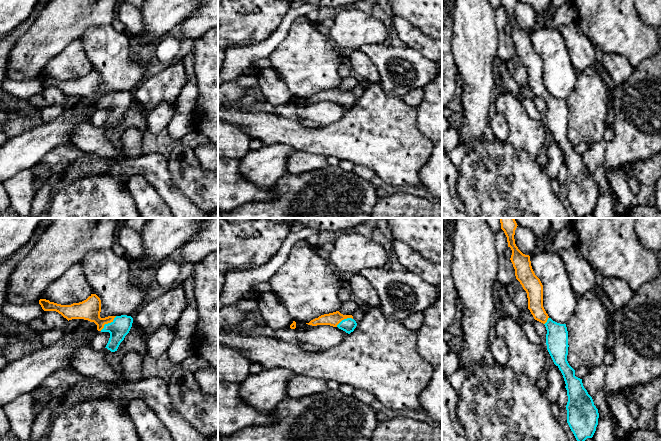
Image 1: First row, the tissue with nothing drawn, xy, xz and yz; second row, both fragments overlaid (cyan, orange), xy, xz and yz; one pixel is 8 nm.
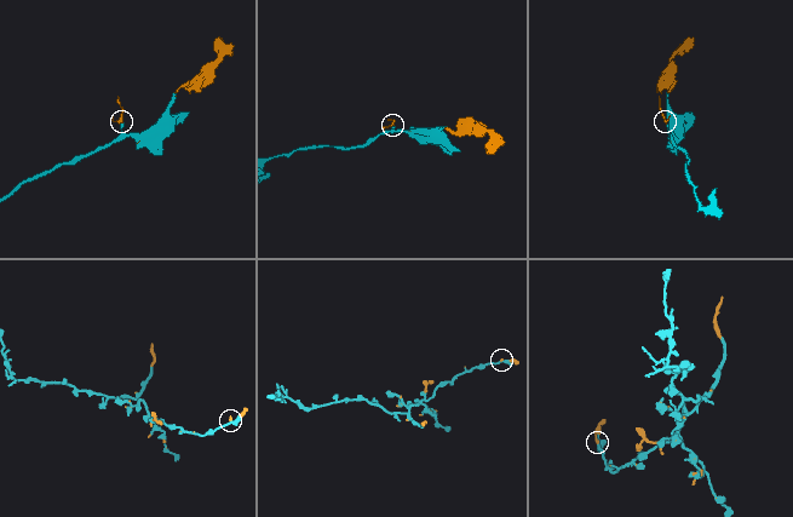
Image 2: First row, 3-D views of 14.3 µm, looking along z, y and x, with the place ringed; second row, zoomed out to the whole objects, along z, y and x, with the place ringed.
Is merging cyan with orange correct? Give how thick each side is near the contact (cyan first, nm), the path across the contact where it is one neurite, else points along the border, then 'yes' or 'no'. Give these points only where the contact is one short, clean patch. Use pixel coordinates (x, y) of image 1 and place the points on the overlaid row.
calibres 160 and 170 nm; yes

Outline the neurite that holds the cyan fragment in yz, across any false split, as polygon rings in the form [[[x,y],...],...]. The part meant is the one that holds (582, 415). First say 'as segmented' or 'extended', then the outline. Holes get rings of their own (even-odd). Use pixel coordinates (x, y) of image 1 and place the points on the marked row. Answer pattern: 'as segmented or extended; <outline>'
extended; [[[500,218],[500,223],[507,237],[508,247],[512,250],[510,260],[516,279],[527,293],[528,309],[535,320],[545,325],[547,350],[563,375],[568,396],[567,423],[576,440],[585,441],[593,437],[599,413],[592,397],[584,388],[582,379],[575,376],[575,370],[567,361],[569,345],[566,324],[553,321],[543,307],[543,285],[532,269],[530,256],[523,254],[515,244],[514,235],[518,226],[515,219]]]

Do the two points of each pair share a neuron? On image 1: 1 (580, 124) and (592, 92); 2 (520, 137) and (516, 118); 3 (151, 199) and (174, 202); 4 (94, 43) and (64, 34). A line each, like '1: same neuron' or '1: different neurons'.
1: same neuron
2: same neuron
3: different neurons
4: different neurons

